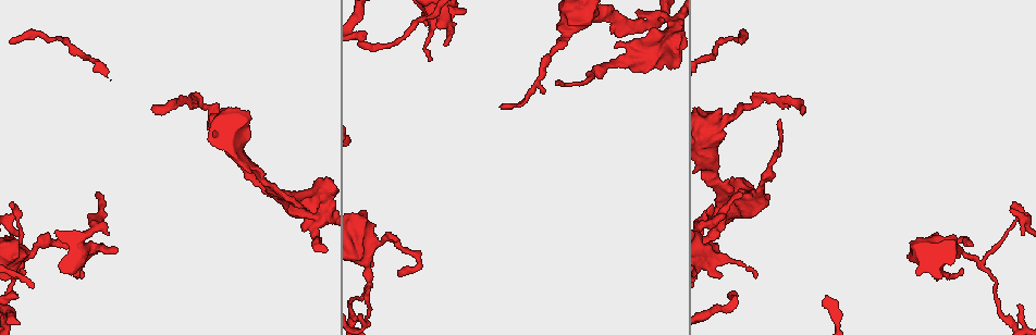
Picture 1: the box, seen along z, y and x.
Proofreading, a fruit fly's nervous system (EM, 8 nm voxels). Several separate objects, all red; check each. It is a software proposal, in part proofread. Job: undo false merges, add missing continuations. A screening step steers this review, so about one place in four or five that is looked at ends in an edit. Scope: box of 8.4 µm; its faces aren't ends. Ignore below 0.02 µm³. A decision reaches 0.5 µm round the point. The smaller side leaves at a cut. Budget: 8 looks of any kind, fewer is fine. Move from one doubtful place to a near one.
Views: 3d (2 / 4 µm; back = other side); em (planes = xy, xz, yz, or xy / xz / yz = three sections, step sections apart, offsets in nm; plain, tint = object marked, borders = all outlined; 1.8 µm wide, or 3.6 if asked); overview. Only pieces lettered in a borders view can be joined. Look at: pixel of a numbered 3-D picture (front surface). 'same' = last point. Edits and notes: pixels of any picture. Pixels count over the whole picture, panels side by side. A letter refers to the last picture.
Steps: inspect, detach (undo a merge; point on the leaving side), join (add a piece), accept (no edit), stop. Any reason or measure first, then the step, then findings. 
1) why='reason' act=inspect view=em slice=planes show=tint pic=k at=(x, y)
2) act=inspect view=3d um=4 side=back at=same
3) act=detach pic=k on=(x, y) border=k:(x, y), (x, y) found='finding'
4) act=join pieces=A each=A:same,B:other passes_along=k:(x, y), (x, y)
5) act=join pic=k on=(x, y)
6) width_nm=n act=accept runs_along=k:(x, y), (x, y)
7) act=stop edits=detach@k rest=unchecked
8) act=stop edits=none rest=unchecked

why='abrupt turn' act=inspect view=em slice=planes show=borders pic=1 at=(652, 21)

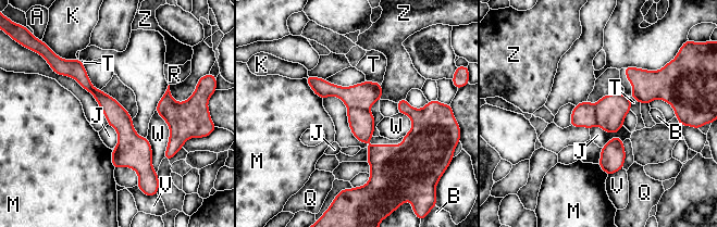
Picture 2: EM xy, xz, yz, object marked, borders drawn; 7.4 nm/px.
act=detach pic=2 on=(362, 96) each=A:other,B:other,J:other,K:other,M:other,Q:other,R:other,T:other,V:other,W:other,Z:other border=2:(368, 108), (348, 109) found='a second neuron is stuck on'

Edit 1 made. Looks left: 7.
act=inspect view=overview

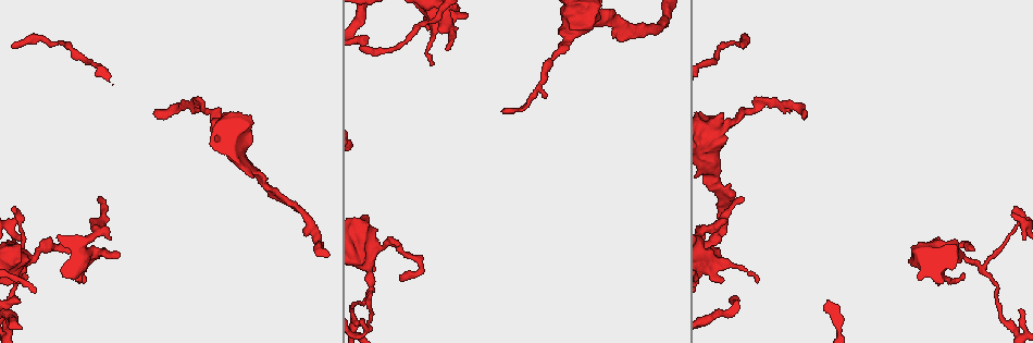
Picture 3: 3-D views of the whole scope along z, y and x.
why='tapers out' act=inspect view=em um=3.6 slice=planes show=borders pic=3 at=(721, 283)

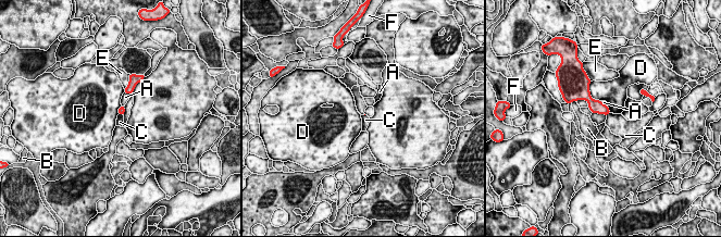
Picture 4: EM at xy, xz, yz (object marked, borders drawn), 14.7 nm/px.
act=accept each=A:other,B:other,C:other,D:other,E:other,F:other border=4:(119, 113), (122, 115) found='none of them fits'

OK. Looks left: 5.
act=inspect view=em slice=xy step=4 show=borders pic=3 at=(99, 199)

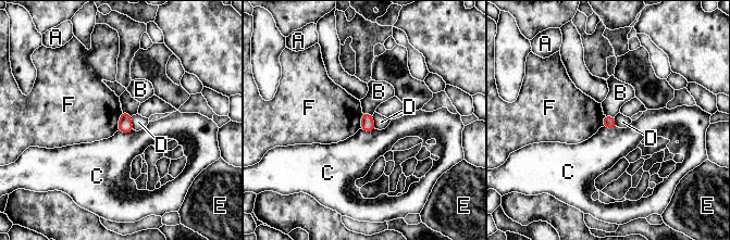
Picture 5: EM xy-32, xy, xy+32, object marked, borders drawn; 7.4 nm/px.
longest_contact=F:160nm act=accept each=A:other,B:other,C:other,D:other,E:other,F:other found='none of them fits'

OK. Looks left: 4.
act=stop edits=detach@2 rest=unchecked

